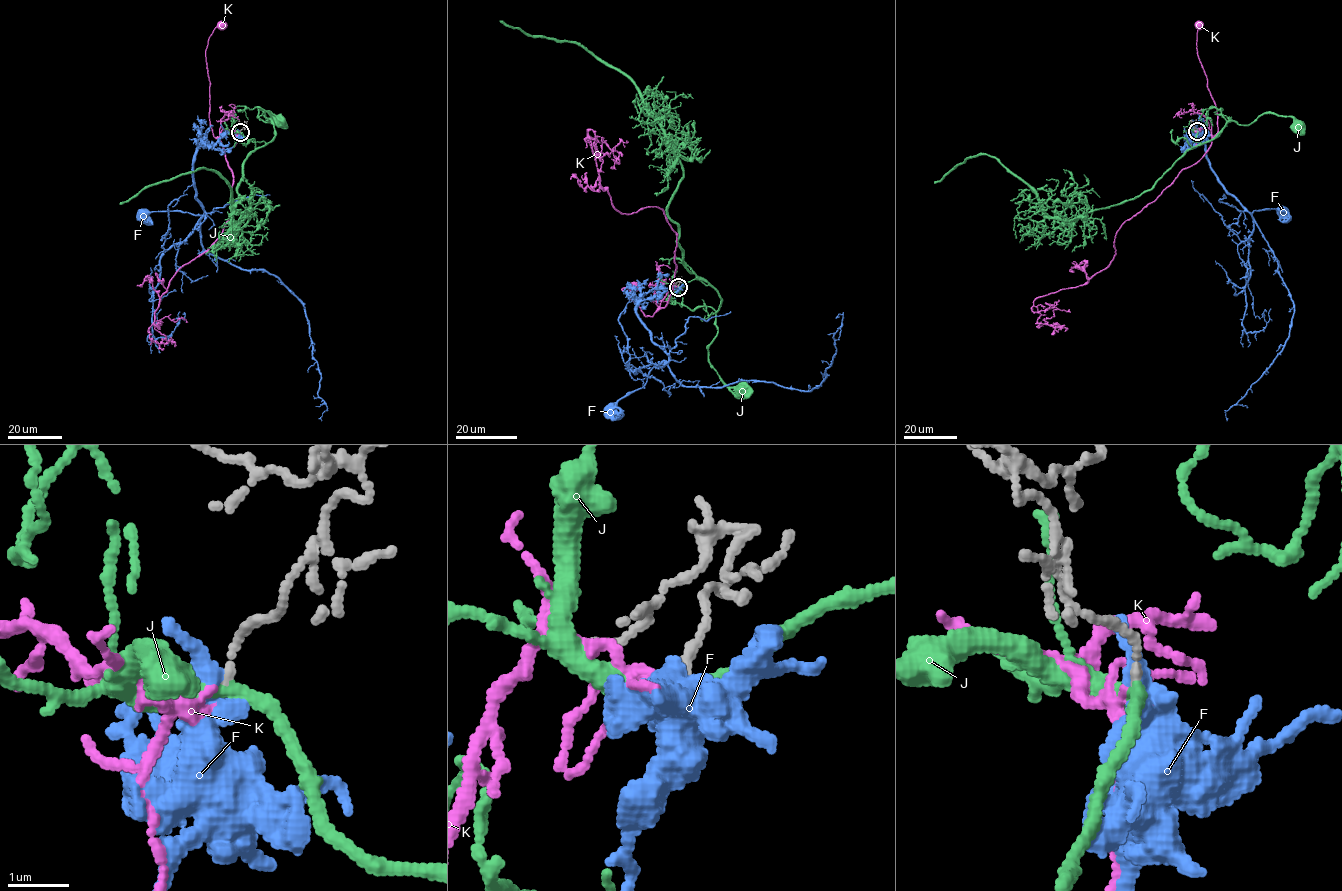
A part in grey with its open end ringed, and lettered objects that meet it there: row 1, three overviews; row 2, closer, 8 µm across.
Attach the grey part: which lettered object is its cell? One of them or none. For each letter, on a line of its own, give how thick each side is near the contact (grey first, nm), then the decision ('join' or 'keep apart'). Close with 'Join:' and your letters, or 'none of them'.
F: calibres 100 and 400 nm; keep apart
J: calibres 100 and 220 nm; keep apart
K: calibres 100 and 120 nm; join
Join: K

